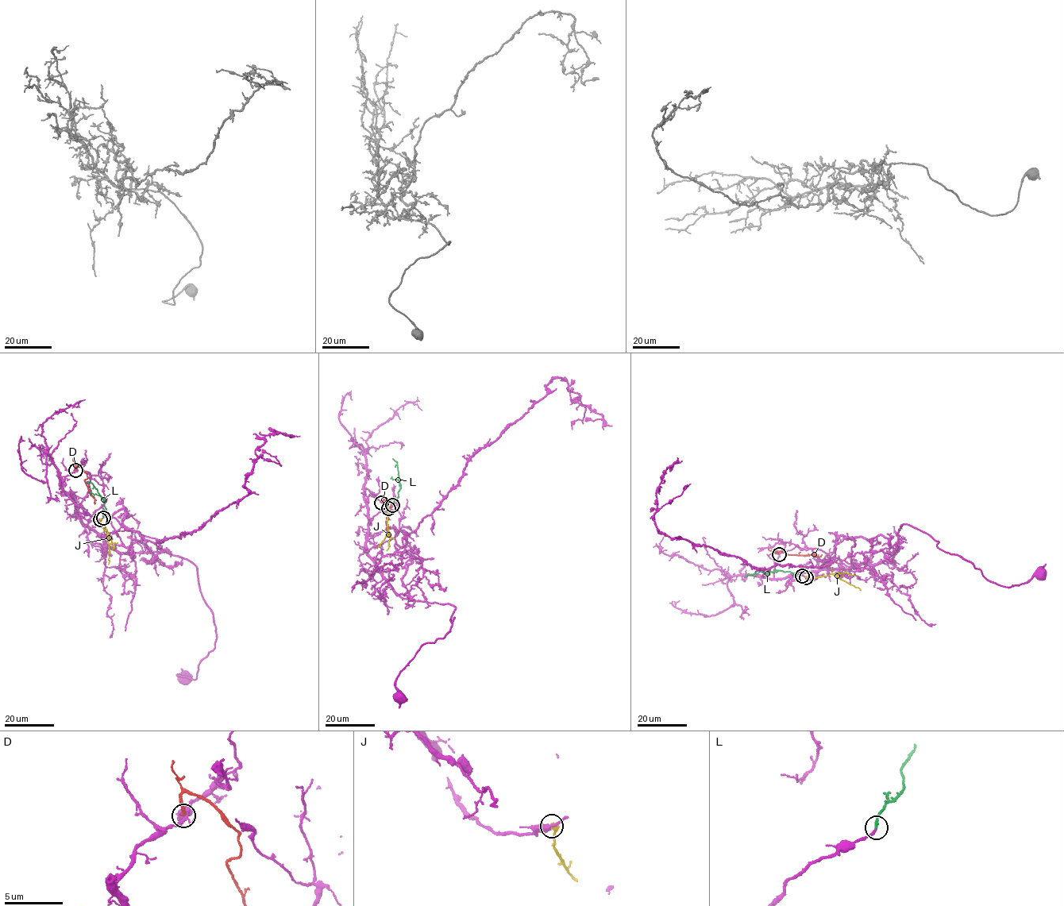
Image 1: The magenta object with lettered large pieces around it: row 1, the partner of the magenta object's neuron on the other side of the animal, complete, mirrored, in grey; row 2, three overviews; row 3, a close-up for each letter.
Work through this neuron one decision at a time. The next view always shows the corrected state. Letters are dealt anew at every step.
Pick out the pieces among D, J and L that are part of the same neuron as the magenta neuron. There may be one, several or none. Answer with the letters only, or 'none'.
L

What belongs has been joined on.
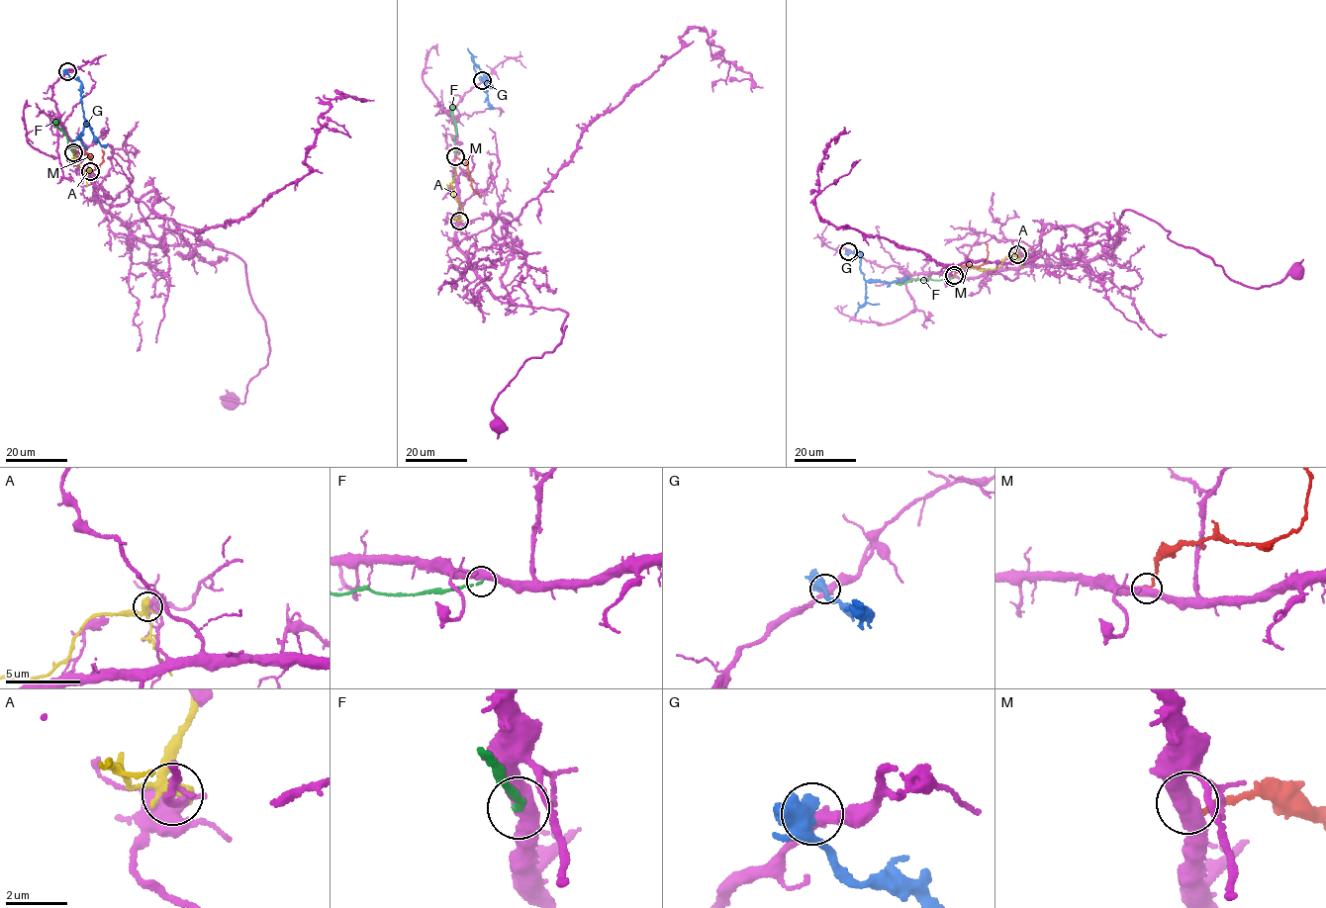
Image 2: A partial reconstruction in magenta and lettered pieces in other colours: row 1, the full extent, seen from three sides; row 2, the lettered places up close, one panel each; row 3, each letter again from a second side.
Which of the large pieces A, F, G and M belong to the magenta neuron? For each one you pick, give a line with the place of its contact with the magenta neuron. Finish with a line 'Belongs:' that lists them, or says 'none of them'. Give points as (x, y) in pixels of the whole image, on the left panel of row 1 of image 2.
Belongs: none of them

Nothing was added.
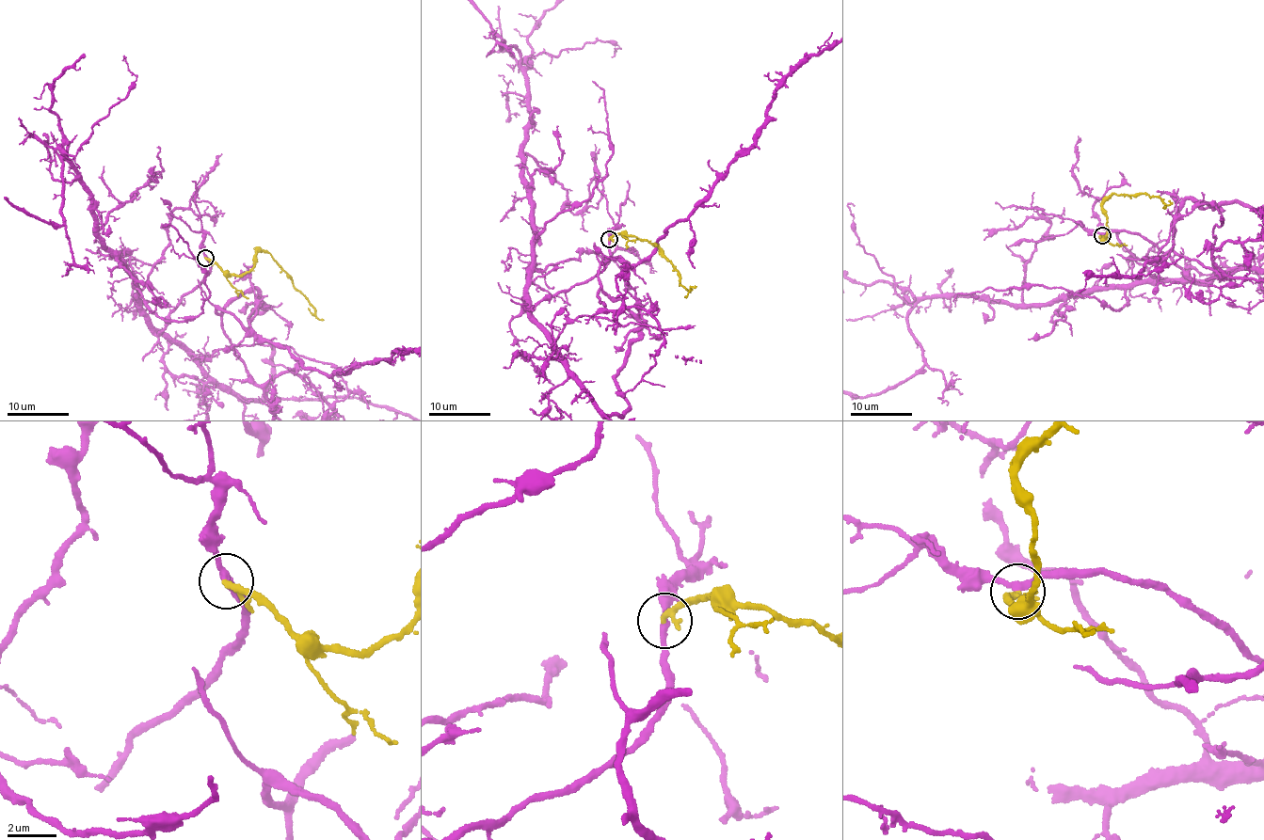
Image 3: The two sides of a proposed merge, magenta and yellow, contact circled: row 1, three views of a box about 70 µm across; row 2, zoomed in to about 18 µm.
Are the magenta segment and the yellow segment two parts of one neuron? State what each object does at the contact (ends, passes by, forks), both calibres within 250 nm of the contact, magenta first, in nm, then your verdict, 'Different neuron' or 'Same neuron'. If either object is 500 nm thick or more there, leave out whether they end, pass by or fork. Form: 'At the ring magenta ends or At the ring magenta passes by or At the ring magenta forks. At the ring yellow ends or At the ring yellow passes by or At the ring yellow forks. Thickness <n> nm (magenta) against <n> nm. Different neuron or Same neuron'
At the ring magenta passes by. At the ring yellow passes by. Thickness 240 nm (magenta) against 180 nm. Same neuron

